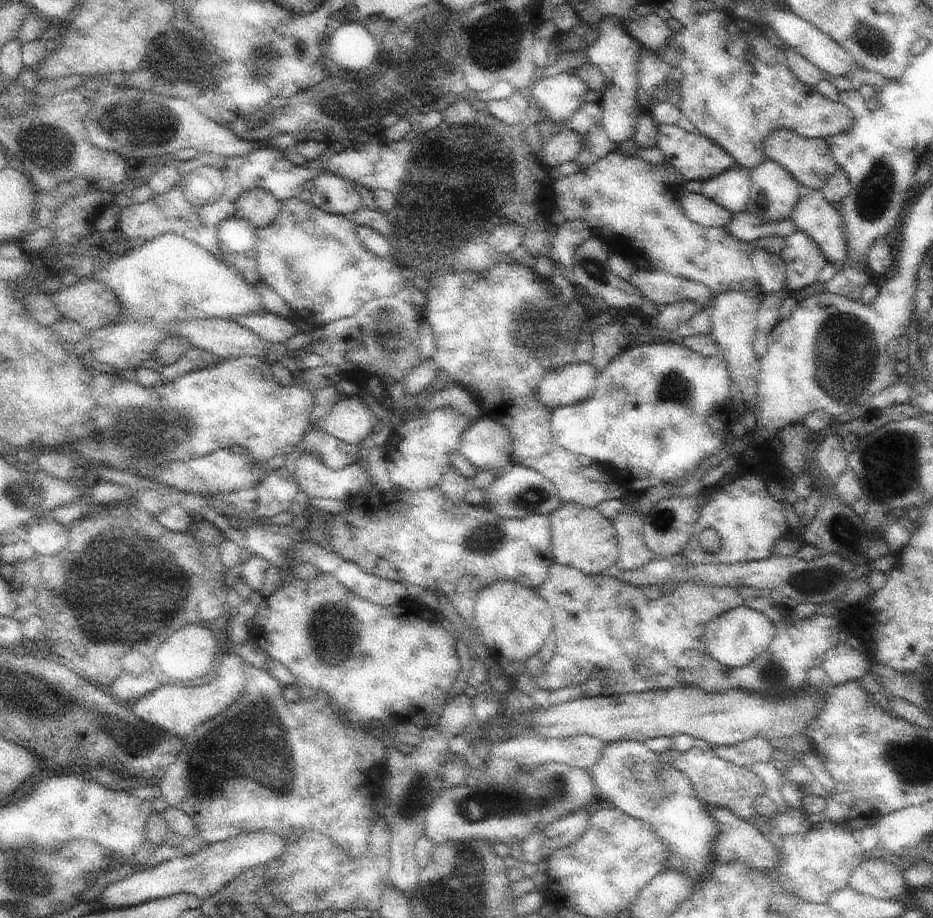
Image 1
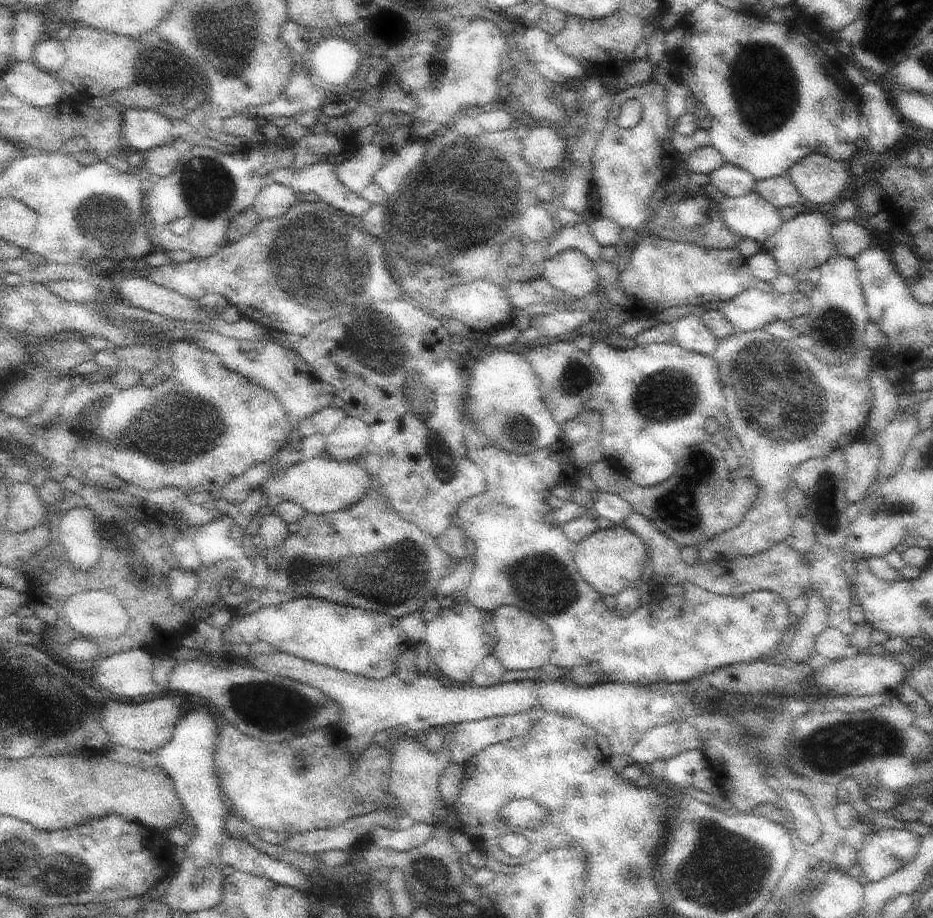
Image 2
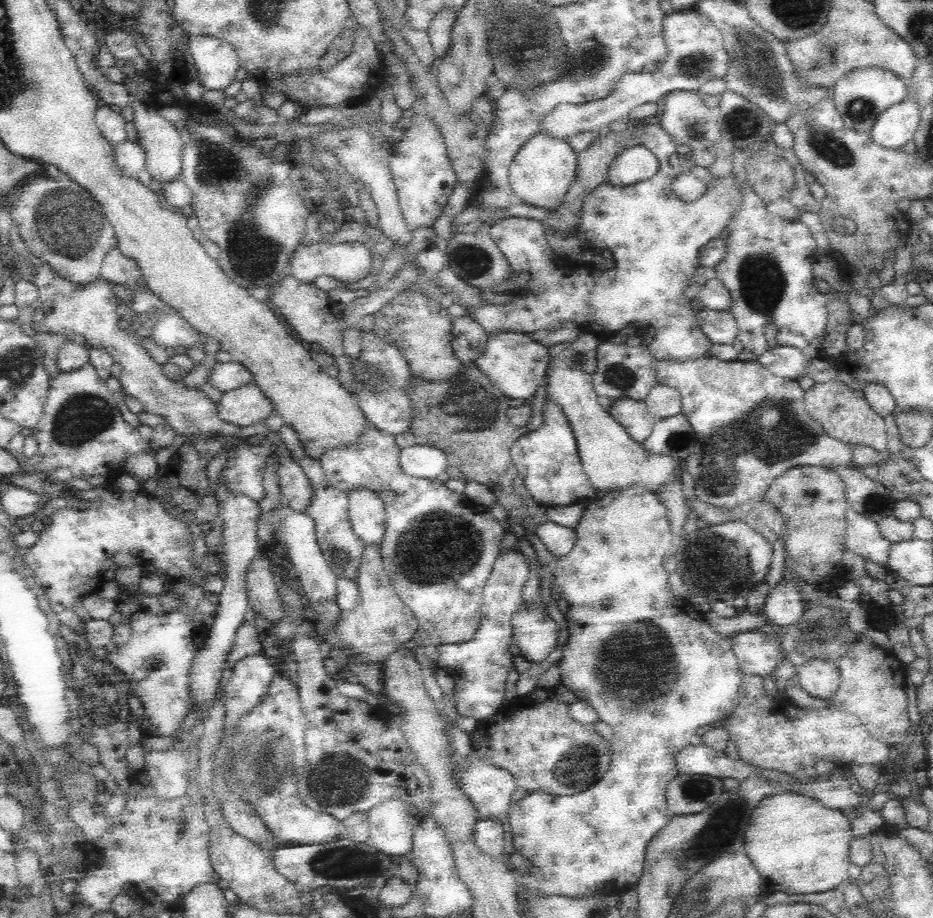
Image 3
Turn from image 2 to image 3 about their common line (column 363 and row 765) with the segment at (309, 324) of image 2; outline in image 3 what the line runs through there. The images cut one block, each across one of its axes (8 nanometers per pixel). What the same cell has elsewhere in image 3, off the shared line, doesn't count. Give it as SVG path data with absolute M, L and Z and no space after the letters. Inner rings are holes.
M276 674L272 678L268 696L264 696L264 700L252 708L252 712L242 720L236 736L232 736L234 740L230 740L230 766L232 772L228 774L228 784L232 788L232 792L236 792L244 802L252 804L254 812L264 820L264 824L272 830L274 838L278 842L286 842L286 844L294 844L294 846L310 846L310 844L324 844L324 842L332 842L336 838L340 838L340 834L344 832L344 824L330 814L320 814L312 808L308 808L308 804L304 804L304 800L300 800L298 794L298 778L300 778L300 770L302 766L308 762L308 754L306 754L306 720L304 720L304 712L300 708L300 690L296 686L296 682Z

